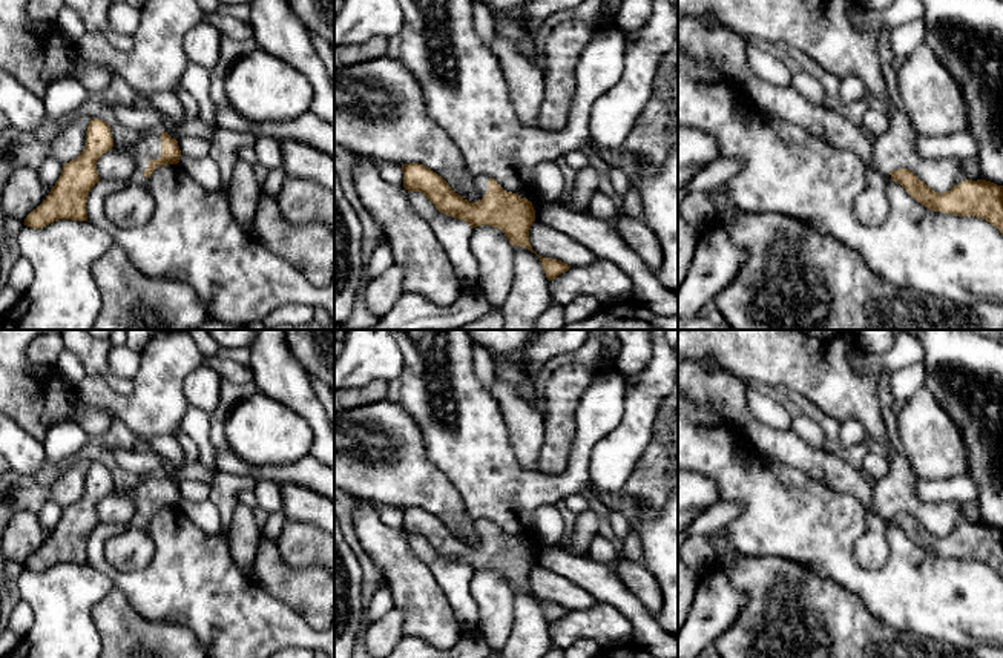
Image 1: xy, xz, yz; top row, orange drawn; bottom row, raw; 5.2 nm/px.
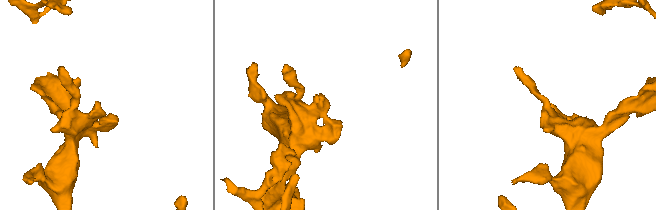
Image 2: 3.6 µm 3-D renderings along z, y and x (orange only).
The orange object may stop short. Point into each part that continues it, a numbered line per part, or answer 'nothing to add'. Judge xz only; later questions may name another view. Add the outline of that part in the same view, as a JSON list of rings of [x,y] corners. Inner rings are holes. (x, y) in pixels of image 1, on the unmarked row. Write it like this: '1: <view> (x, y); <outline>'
1: xz (480, 525); [[[488,518],[474,520],[474,528],[477,531],[477,541],[482,543],[488,535]]]

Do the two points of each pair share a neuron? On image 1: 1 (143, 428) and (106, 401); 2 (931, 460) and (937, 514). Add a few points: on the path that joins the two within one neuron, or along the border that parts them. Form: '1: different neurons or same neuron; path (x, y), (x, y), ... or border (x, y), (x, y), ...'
1: same neuron; path (134, 419), (121, 407), (115, 405)
2: different neurons; border (904, 454), (917, 474)

